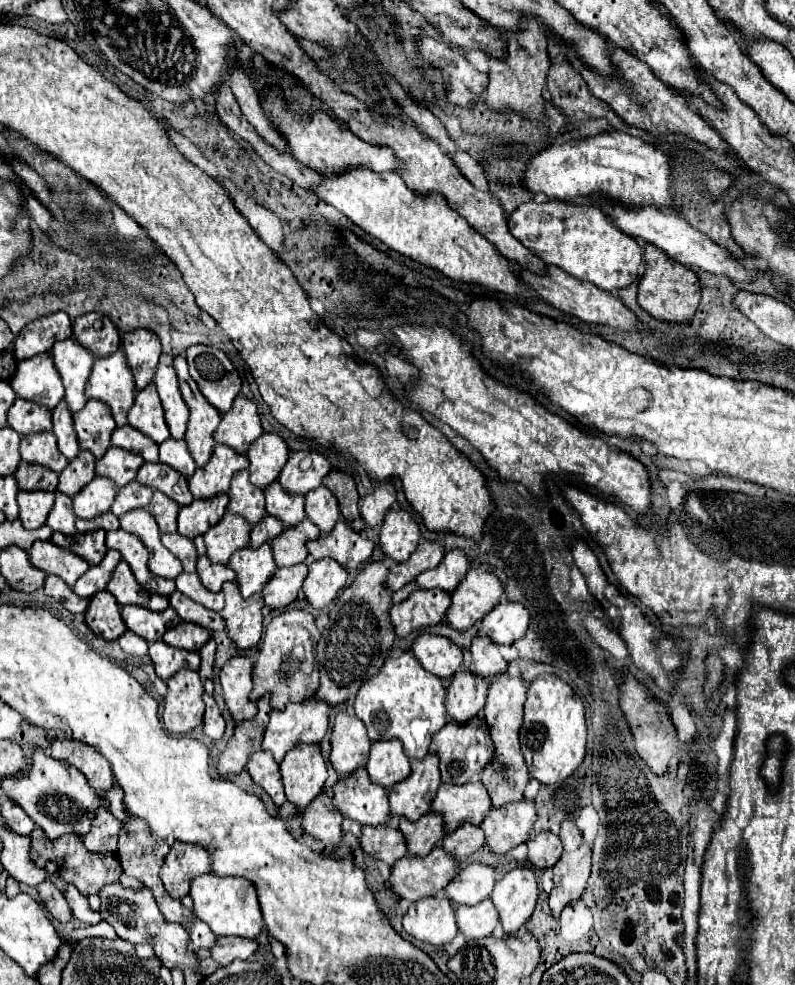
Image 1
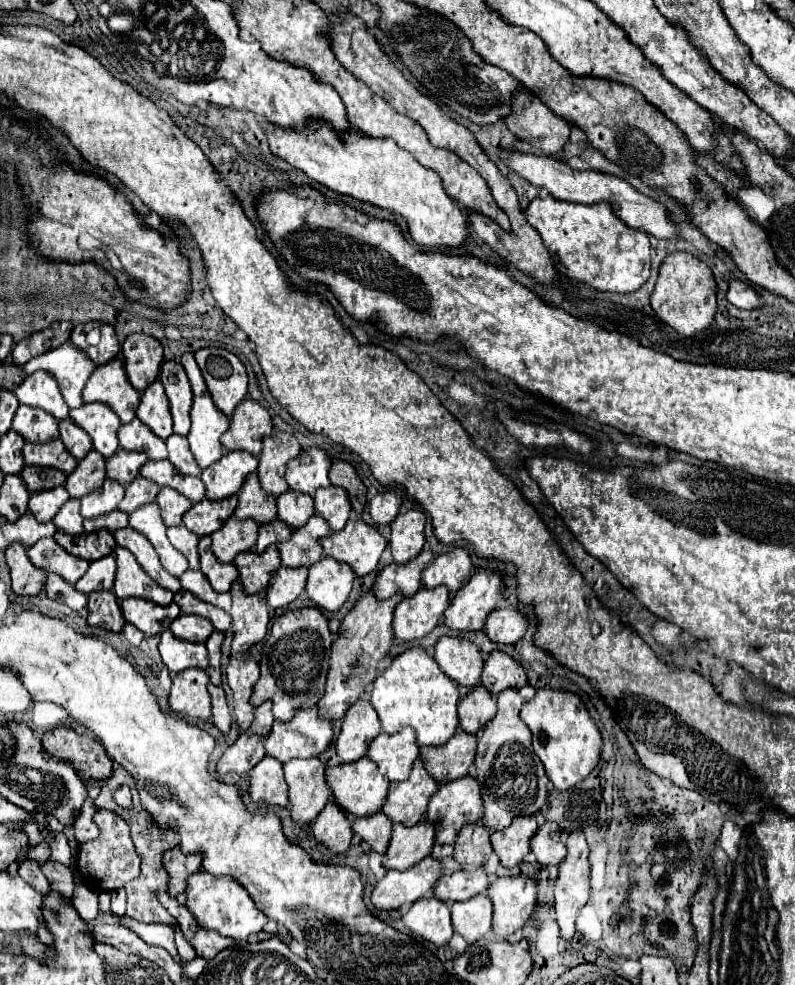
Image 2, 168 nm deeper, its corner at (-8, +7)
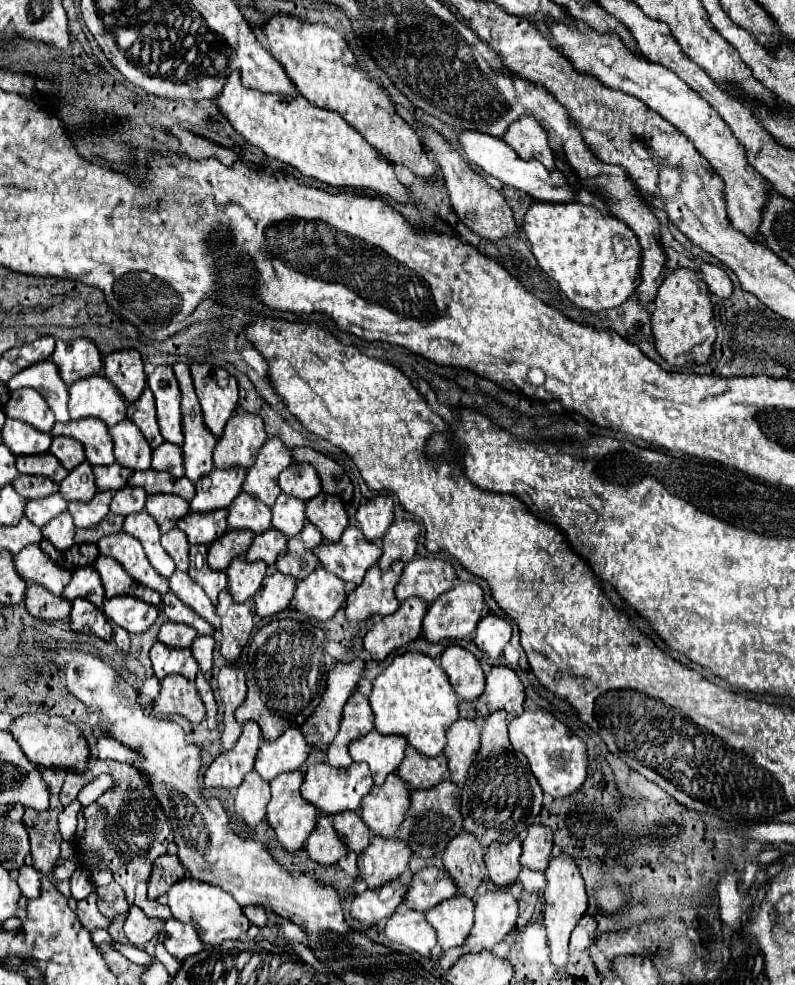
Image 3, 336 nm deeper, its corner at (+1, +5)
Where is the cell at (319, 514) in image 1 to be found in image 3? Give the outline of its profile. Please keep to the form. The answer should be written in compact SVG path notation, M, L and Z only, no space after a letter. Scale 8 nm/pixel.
M318 493L318 497L306 503L306 517L322 531L326 541L338 541L348 527L346 505L338 495Z

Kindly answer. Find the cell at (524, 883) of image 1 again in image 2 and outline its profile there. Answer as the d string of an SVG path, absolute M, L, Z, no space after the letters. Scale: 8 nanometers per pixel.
M509 875L497 879L489 887L493 901L493 929L501 935L513 935L519 931L537 907L539 883L529 875Z

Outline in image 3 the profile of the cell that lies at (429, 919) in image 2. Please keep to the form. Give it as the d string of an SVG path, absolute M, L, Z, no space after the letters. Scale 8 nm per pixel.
M416 911L394 913L386 921L384 933L390 941L402 943L420 955L430 955L432 947L436 945L434 929L426 923L424 915L416 913Z

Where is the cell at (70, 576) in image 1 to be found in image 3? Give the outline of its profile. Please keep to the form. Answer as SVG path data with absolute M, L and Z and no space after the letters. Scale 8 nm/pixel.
M26 545L16 557L14 557L16 571L22 579L34 581L48 589L54 595L60 595L62 589L68 585L72 573L66 569L60 569L42 549L40 545Z

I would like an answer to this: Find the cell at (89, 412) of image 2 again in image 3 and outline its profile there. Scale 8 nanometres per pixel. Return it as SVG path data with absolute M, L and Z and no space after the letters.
M80 419L80 421L68 421L68 423L56 423L50 431L52 437L64 435L74 437L80 441L86 449L86 457L90 465L112 465L114 453L112 453L112 437L108 435L108 427L102 425L98 419Z

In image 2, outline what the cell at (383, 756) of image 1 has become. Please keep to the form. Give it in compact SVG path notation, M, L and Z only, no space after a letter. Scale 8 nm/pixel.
M411 727L397 731L395 735L377 735L367 751L367 757L377 763L379 773L389 781L407 779L417 755L419 747L415 743L415 731L411 731Z

